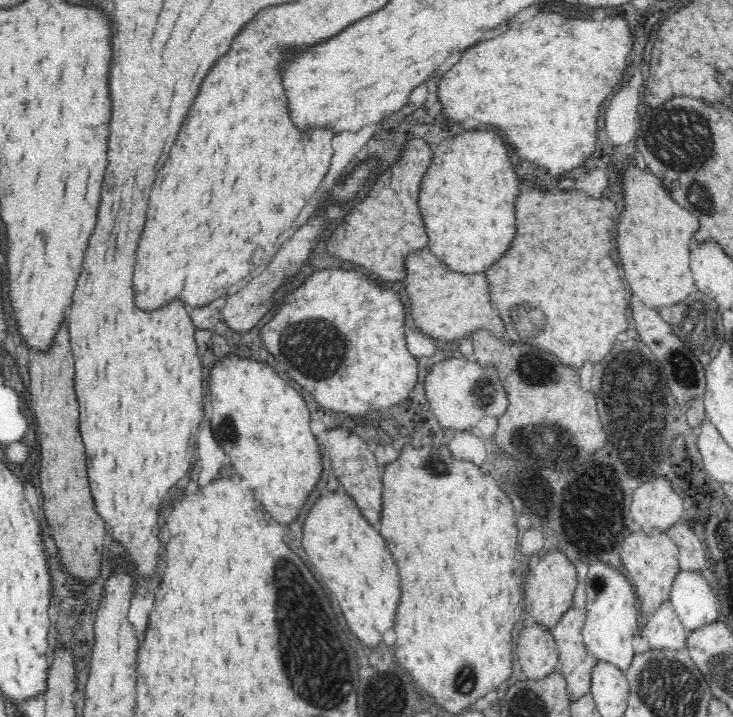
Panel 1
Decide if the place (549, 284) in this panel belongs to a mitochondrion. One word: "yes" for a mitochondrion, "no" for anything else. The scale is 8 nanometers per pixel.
no

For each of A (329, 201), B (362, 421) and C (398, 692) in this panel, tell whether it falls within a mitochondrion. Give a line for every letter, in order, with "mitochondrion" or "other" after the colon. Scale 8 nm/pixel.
A: other
B: other
C: other

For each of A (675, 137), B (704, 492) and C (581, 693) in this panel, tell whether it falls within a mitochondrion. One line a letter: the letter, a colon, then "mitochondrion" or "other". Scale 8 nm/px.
A: mitochondrion
B: other
C: other

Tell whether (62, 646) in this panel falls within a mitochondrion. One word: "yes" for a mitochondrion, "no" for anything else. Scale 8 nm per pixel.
no

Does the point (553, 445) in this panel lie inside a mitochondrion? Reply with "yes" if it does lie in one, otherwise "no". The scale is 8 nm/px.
yes

